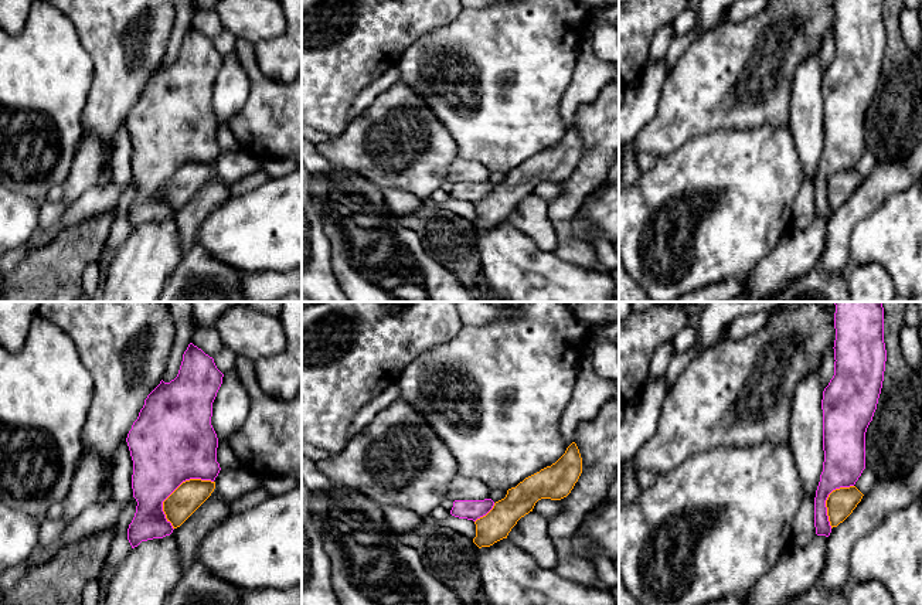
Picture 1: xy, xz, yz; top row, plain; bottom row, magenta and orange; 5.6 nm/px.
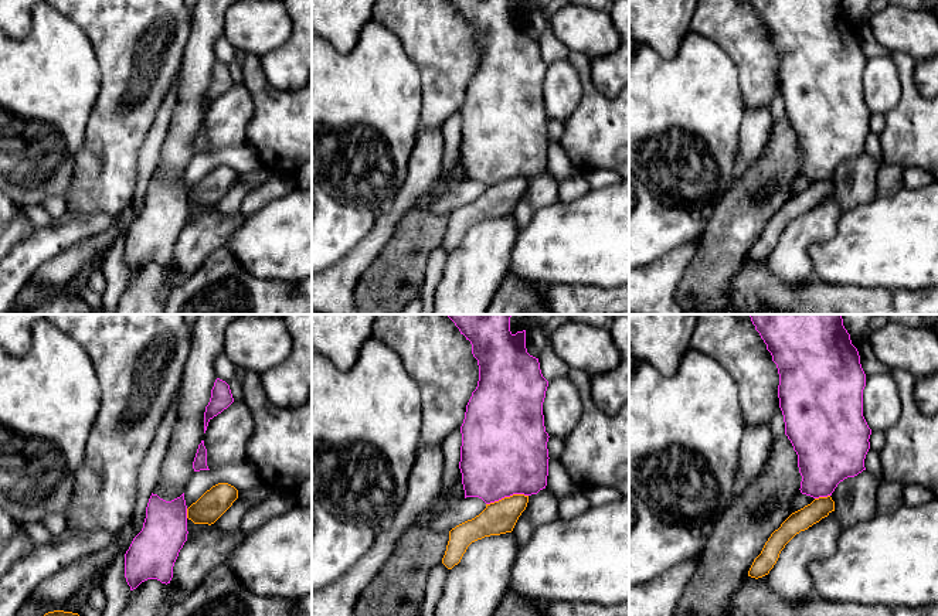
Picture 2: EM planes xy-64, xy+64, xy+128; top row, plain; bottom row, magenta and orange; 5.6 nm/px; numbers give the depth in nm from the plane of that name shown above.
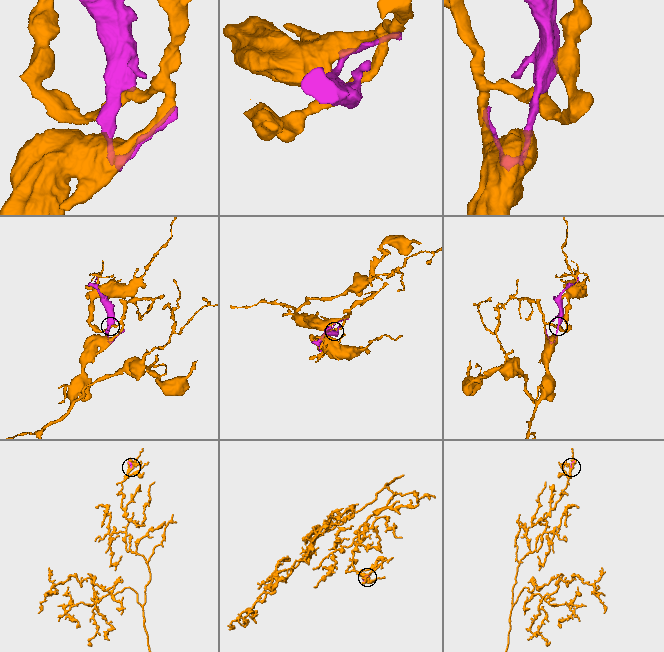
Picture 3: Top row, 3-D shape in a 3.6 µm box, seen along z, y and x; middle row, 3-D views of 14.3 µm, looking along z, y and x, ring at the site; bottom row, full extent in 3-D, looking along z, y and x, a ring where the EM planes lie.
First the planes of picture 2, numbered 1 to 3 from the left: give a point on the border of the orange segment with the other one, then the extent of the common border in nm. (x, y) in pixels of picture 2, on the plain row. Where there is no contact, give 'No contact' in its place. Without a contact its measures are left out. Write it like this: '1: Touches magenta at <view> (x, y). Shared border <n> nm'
1: Touches magenta at xy-64 (186, 196). Shared border 60 nm
2: Touches magenta at xy+64 (506, 179). Shared border 240 nm
3: Touches magenta at xy+128 (822, 179). Shared border 90 nm

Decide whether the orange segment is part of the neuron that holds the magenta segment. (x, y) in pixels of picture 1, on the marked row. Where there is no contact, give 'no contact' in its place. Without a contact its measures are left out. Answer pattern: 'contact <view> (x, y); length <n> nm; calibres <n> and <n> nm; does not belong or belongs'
contact xy (174, 489); length 360 nm; calibres 440 and 170 nm; does not belong

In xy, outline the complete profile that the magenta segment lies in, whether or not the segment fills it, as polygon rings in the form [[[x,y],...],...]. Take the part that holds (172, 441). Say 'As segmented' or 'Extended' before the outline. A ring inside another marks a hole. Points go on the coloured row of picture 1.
As segmented. [[[190,343],[177,377],[170,383],[161,380],[144,400],[126,438],[137,502],[127,528],[132,548],[173,533],[163,502],[183,482],[214,482],[218,476],[218,438],[211,417],[222,377],[214,358]]]

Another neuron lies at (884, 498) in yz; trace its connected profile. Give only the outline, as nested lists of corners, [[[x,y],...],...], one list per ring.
[[[922,460],[905,477],[875,482],[853,513],[831,528],[827,561],[817,584],[846,595],[853,584],[848,570],[853,545],[889,513],[918,500],[922,500]]]

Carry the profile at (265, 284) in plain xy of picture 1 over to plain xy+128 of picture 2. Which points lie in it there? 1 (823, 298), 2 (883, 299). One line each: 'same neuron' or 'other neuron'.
1: same neuron
2: same neuron

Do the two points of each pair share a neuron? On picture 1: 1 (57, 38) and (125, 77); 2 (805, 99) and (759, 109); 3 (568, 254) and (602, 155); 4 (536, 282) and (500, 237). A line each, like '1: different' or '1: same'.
1: different
2: different
3: same
4: same

